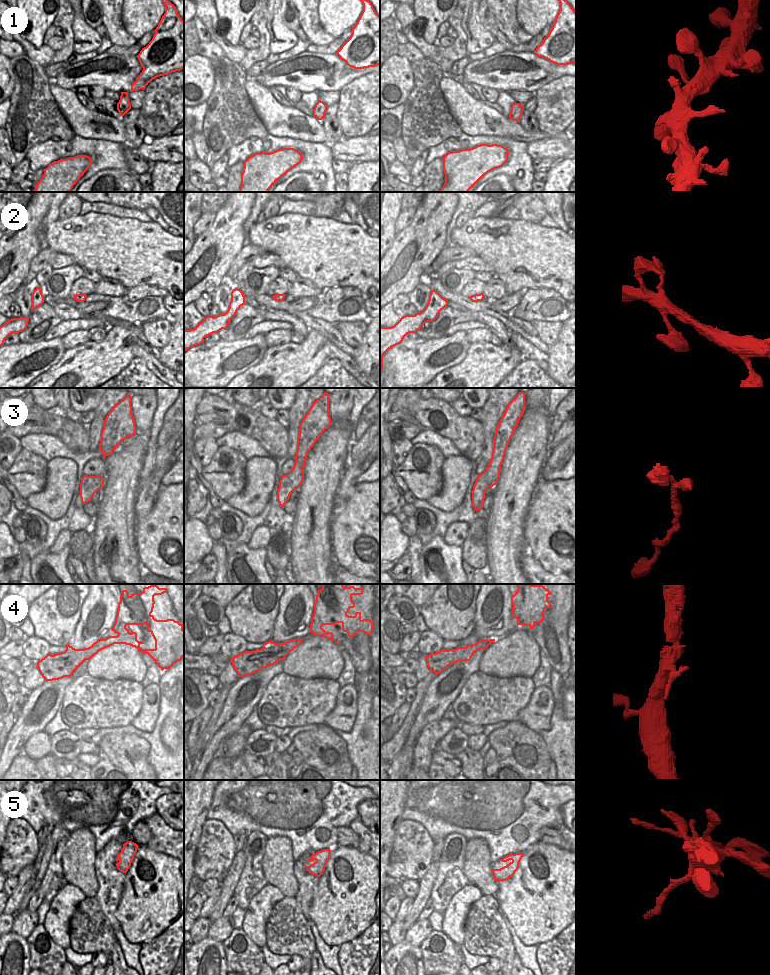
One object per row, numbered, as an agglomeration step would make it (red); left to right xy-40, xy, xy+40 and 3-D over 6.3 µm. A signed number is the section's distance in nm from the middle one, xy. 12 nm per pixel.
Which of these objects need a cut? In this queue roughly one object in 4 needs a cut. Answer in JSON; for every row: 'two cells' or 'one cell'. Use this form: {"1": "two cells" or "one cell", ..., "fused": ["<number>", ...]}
{"1": "one cell", "2": "one cell", "3": "one cell", "4": "one cell", "5": "two cells", "fused": ["5"]}

